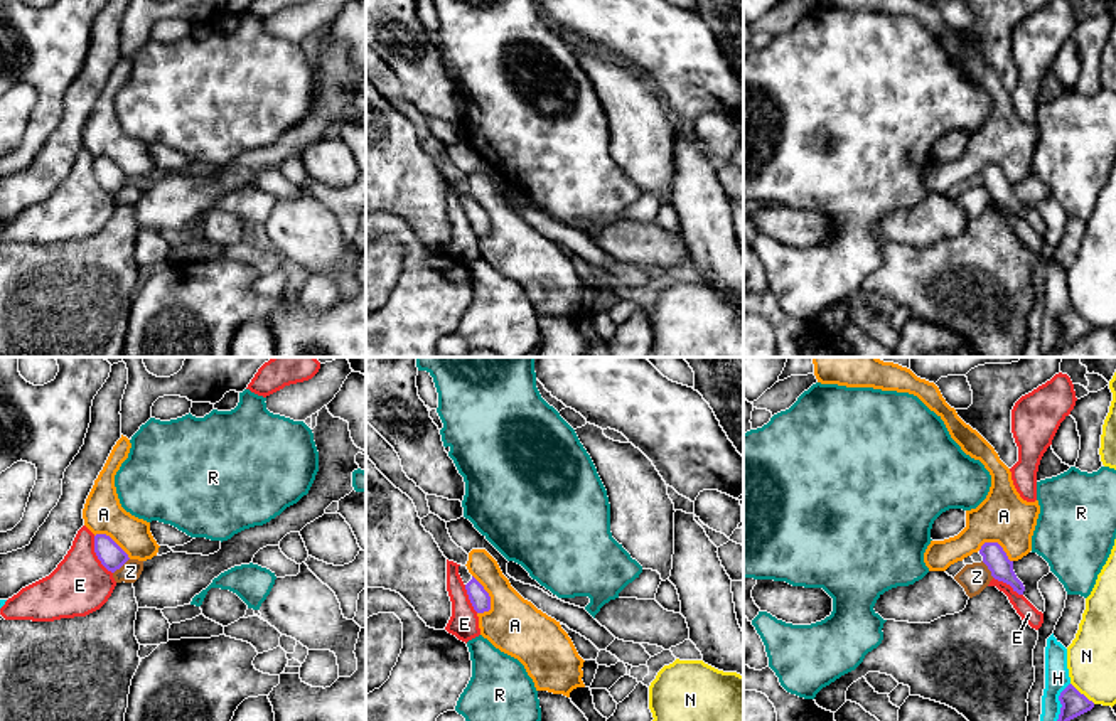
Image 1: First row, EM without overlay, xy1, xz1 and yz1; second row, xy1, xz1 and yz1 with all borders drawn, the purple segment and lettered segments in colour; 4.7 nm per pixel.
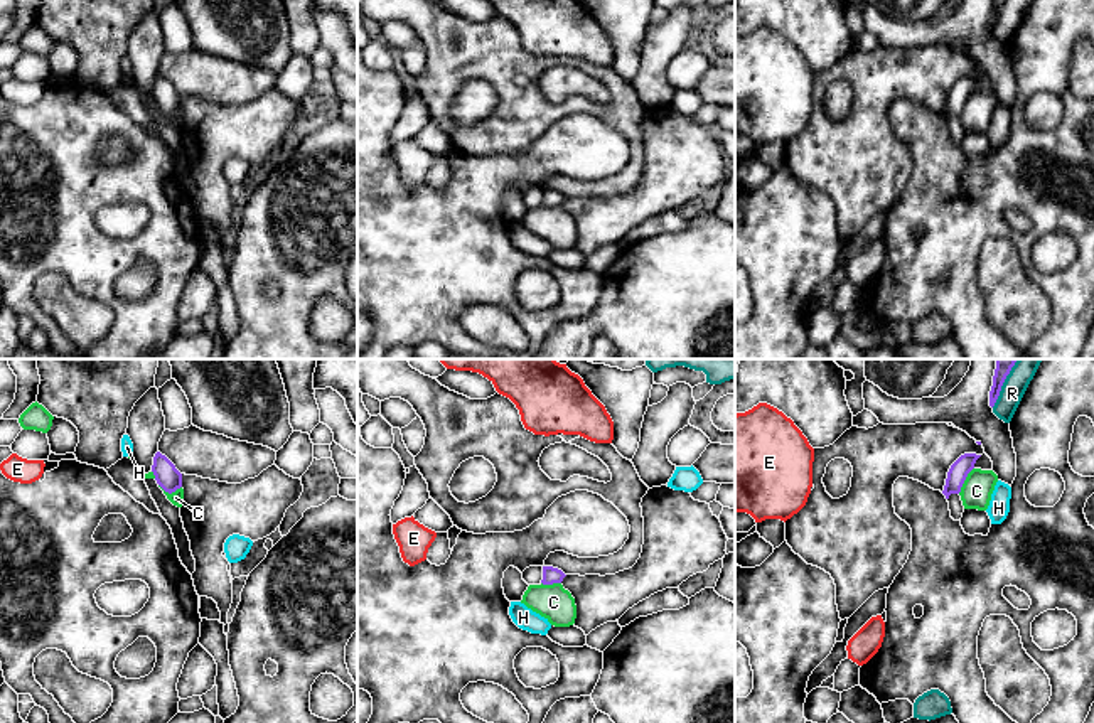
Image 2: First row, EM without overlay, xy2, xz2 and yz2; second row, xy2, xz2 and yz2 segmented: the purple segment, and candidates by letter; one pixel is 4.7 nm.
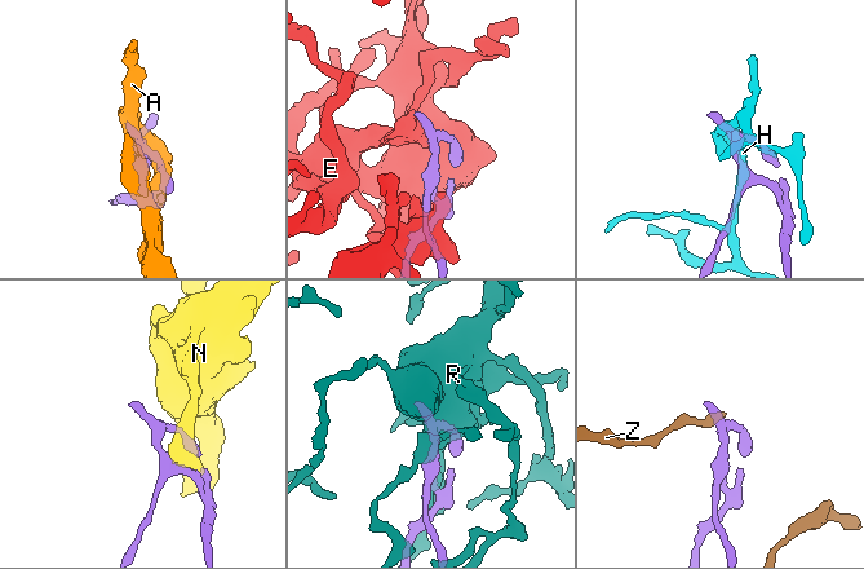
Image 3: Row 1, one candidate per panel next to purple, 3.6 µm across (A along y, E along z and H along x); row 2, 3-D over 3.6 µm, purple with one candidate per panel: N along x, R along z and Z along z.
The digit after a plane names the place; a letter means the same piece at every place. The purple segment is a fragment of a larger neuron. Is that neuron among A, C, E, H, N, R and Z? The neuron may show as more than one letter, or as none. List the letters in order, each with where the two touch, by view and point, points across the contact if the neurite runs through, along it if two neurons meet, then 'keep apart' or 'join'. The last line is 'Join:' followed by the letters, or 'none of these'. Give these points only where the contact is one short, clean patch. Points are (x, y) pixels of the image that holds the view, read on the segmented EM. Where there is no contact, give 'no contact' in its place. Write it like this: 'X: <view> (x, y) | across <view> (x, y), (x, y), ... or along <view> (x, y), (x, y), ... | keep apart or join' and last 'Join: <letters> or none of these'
A: xz1 (488, 593) | along xz1 (472, 575), (489, 597), (488, 612) | keep apart
C: yz2 (965, 479) | along yz2 (973, 467), (958, 492) | keep apart
E: xy1 (96, 555) | keep apart
H: yz1 (1059, 699) | keep apart
N: yz1 (1083, 694) | keep apart
R: yz2 (1003, 381) | keep apart
Z: xy1 (120, 566) | along xy1 (128, 558), (113, 573) | keep apart
Join: none of these

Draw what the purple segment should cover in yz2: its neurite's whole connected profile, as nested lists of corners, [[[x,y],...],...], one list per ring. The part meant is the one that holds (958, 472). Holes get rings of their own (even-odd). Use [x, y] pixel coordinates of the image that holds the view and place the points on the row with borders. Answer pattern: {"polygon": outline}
{"polygon": [[[964,453],[949,469],[942,494],[949,499],[951,494],[959,494],[968,474],[974,469],[981,455]]]}

